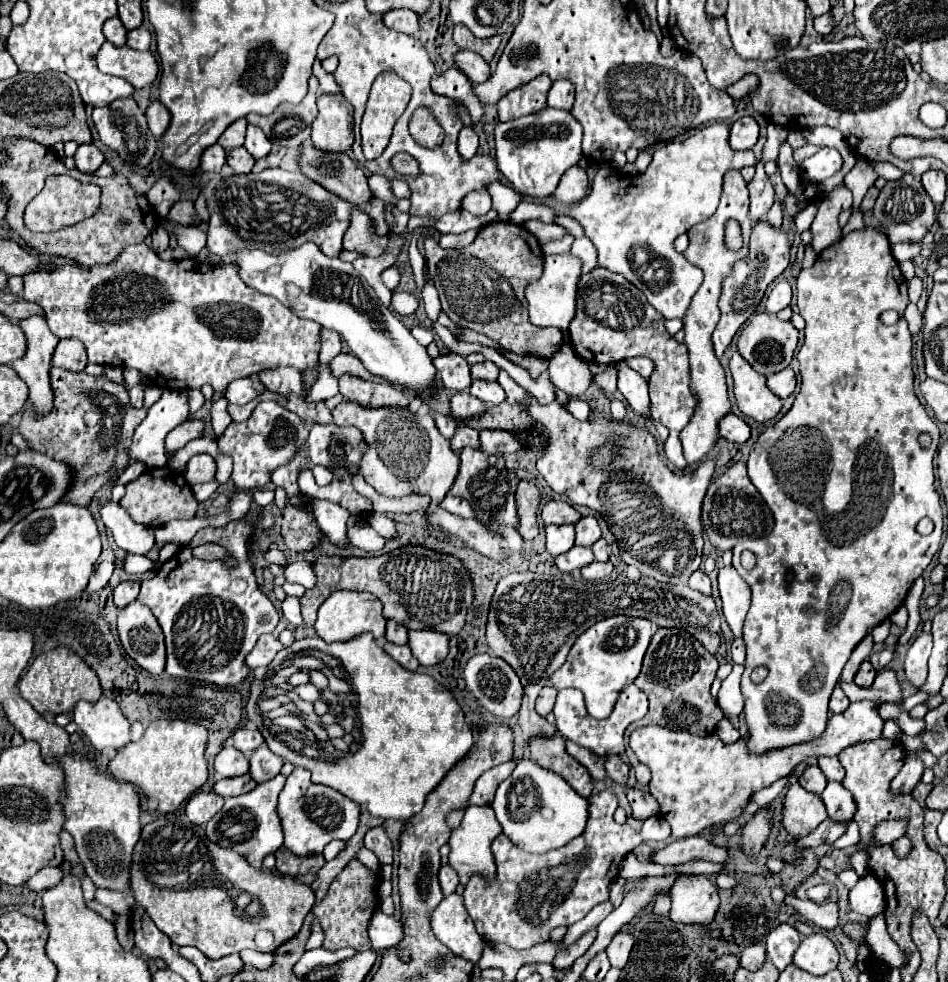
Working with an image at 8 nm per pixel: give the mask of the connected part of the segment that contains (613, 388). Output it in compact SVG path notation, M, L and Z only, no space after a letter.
M609 368L607 372L593 376L593 384L597 384L597 388L605 394L615 394L617 392L617 372L615 372L615 368Z

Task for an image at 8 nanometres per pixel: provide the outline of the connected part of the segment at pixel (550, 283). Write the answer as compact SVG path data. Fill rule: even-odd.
M571 254L545 256L543 276L525 288L531 324L535 324L535 326L557 326L561 330L567 330L567 326L575 314L575 292L577 292L579 276L581 276L581 262L575 256L571 256Z

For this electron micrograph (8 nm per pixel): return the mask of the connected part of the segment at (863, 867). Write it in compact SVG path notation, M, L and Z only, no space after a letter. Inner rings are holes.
M857 846L857 852L851 856L851 866L855 868L855 872L859 876L865 876L869 872L869 868L867 868L867 854L861 850L861 846Z

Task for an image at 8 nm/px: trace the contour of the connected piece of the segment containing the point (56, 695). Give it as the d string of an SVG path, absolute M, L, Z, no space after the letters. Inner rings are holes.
M59 646L55 650L41 652L33 660L25 676L19 680L19 692L39 714L63 714L71 712L79 700L97 702L101 696L101 686L97 674L79 656L75 656L69 648Z

